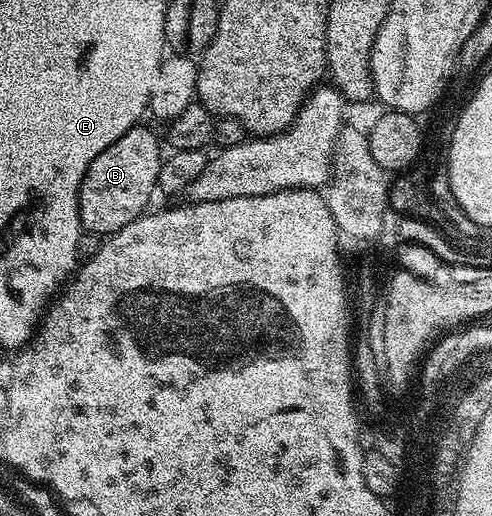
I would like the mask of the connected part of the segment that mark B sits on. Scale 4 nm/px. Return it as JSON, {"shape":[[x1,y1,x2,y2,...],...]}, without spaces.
{"shape":[[139,123,128,131,124,131,124,135,120,135,120,139,116,139,116,143,104,147,104,151,100,151,100,155,96,155,96,159,92,159,92,163,80,183,80,195,78,196,80,223,87,234,115,233,128,227,128,223,132,223,147,212,146,204,149,203,150,196,158,189,158,176,164,160,164,152,162,153,162,145,158,142,157,135,152,130,145,129,144,126,145,124]]}

